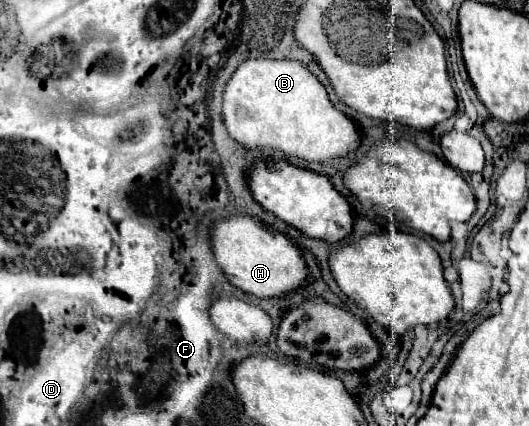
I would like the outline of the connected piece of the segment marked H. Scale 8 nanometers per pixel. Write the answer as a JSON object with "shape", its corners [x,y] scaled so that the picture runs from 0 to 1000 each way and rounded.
{"shape":[[[440,505],[414,519],[403,533],[399,580],[433,664],[471,692],[497,702],[527,697],[569,674],[580,655],[580,627],[569,589],[535,547],[509,542],[509,533],[482,509]]]}

